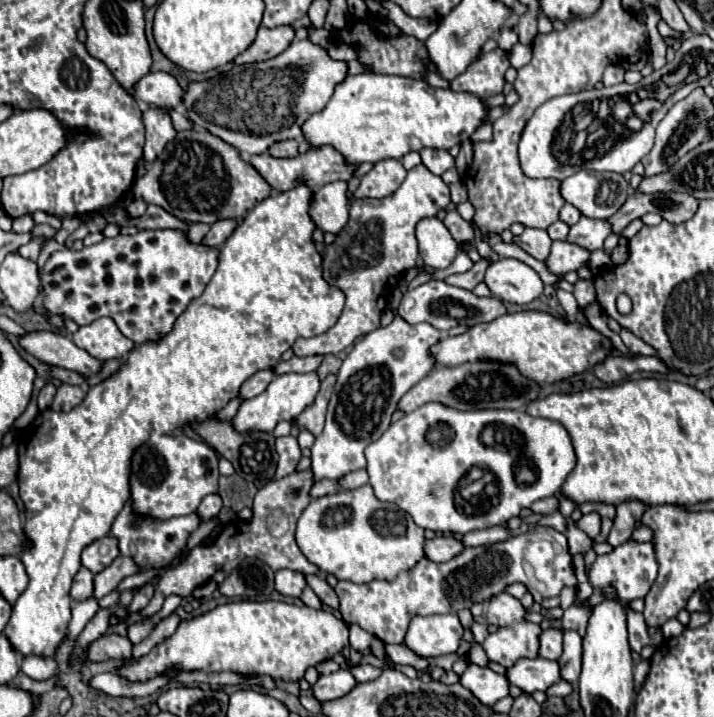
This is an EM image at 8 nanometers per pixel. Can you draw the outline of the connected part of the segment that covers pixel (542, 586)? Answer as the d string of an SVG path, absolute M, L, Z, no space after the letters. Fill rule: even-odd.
M537 525L533 531L511 535L501 543L465 547L459 555L455 555L455 559L445 563L421 559L413 569L401 571L395 581L371 581L363 585L339 581L335 585L335 593L339 597L343 621L357 623L383 643L405 645L405 629L415 615L457 613L461 609L471 609L473 603L491 601L513 583L523 583L537 603L545 597L559 595L563 587L575 587L577 577L565 535L551 527ZM525 563L531 567L531 573L525 573Z

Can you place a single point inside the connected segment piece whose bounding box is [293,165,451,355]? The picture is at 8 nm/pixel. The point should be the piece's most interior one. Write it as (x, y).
(366, 260)

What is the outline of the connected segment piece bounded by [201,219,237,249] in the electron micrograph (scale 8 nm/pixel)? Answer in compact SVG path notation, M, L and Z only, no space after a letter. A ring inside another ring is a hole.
M223 219L223 221L217 221L217 223L213 223L211 225L211 229L209 229L209 233L203 237L203 245L205 247L215 247L215 249L219 249L223 243L225 243L225 239L231 235L231 231L235 229L235 221L233 219Z

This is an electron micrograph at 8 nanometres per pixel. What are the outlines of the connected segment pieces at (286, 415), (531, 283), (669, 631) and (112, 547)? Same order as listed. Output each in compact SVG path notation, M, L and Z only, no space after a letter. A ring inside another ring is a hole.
M285 373L285 375L277 375L267 389L253 397L247 399L239 405L237 415L231 419L231 423L235 423L235 431L267 431L271 433L275 429L275 425L283 419L291 421L293 417L297 417L307 405L311 405L315 401L315 395L319 391L319 377L317 373Z
M499 259L485 271L485 285L501 301L531 303L543 293L541 277L517 259Z
M676 618L669 619L664 625L661 626L663 637L667 640L679 636L685 629Z
M101 537L97 541L93 541L91 545L87 545L81 553L81 563L83 567L87 567L91 573L99 573L103 571L107 565L113 563L113 559L119 555L117 549L117 541L113 537Z

